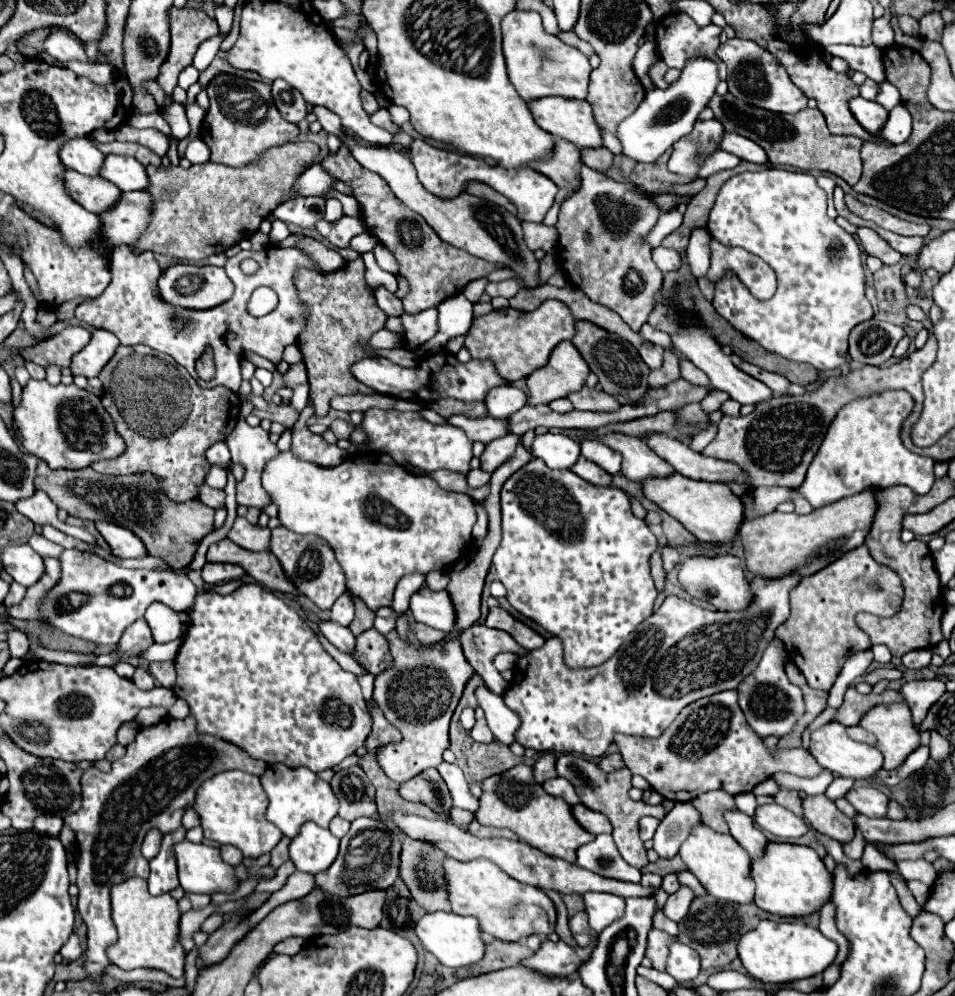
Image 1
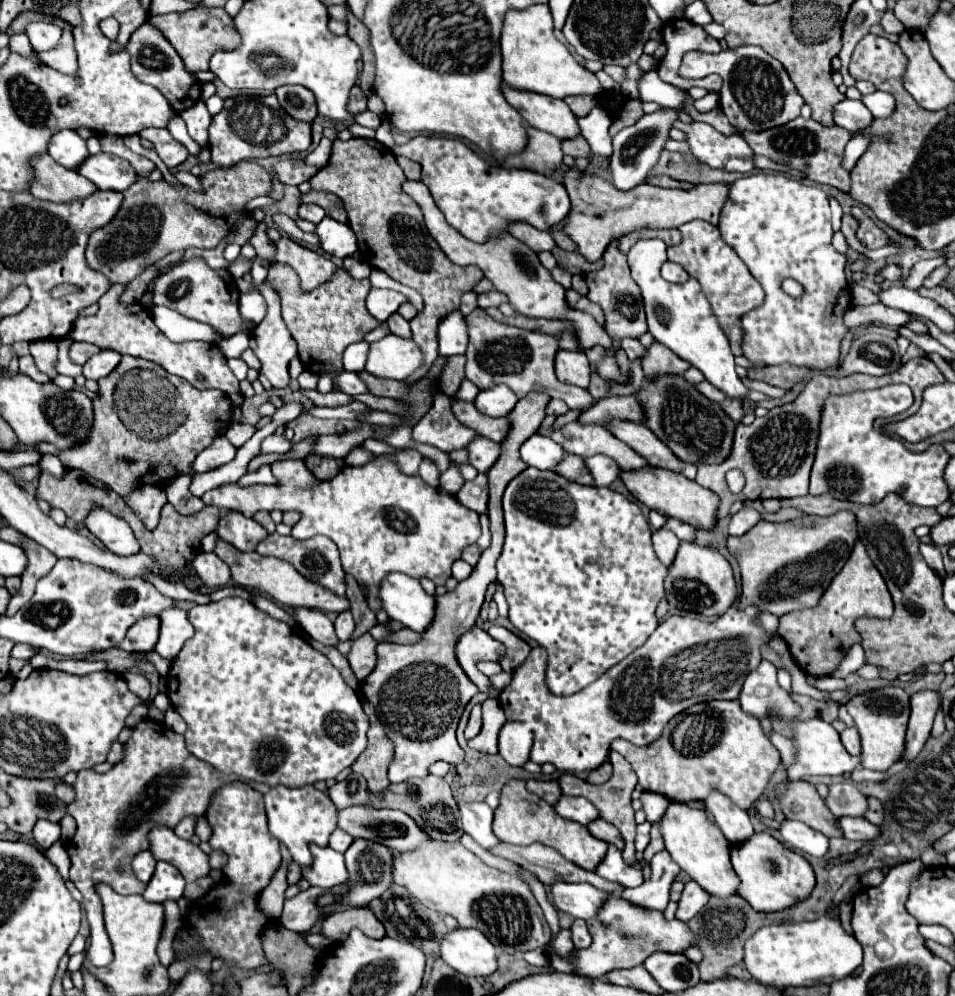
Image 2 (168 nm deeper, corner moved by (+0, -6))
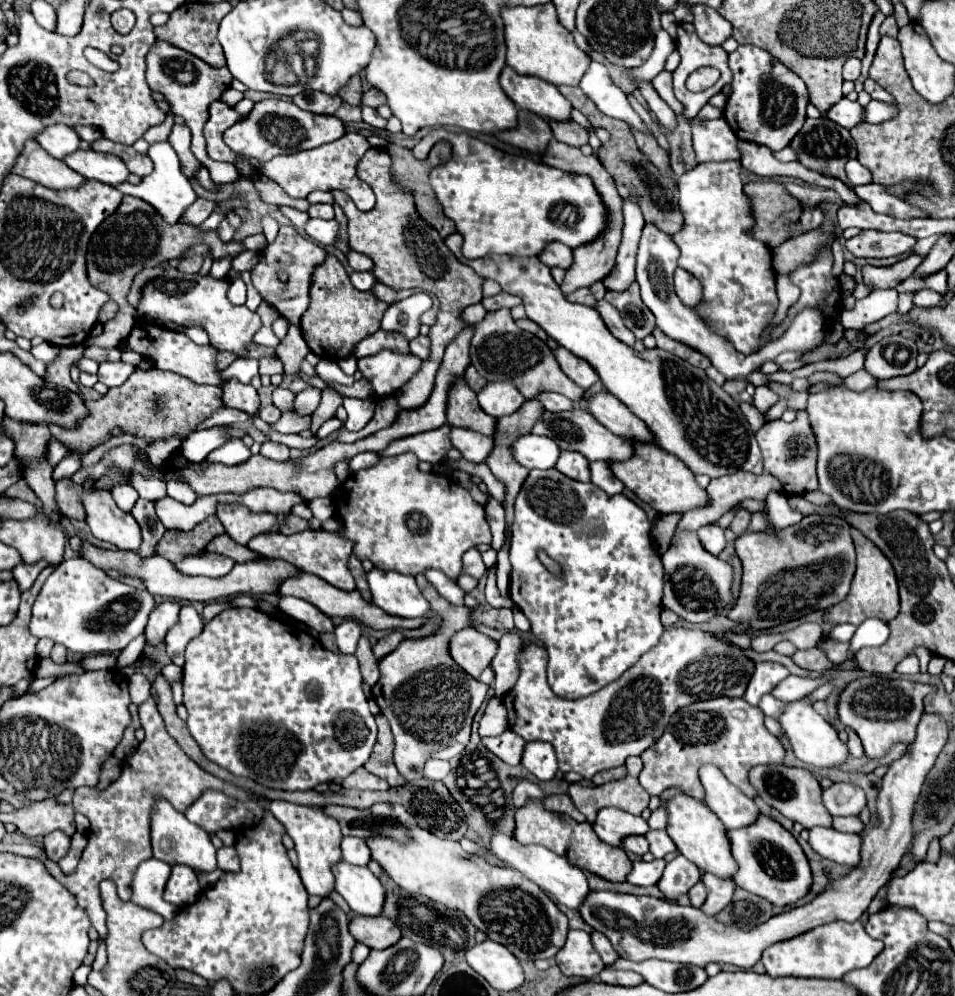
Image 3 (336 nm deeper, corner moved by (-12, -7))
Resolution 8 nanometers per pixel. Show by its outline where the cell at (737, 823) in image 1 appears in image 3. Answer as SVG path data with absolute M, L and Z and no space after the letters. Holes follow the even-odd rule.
M703 766L699 778L707 792L707 806L721 818L727 830L747 828L757 820L759 808L755 806L755 802L743 796L743 792L733 786L717 766Z

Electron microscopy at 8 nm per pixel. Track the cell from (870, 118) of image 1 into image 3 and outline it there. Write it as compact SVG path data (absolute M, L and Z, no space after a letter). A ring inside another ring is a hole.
M843 98L841 102L837 102L829 112L827 118L831 118L833 122L841 124L843 128L851 130L853 126L865 122L865 108L859 102L851 102L847 98Z

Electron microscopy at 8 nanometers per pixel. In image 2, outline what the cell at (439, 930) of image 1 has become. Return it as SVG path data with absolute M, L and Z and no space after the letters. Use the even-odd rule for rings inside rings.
M459 927L441 939L441 959L463 975L489 977L497 971L495 947L477 929Z

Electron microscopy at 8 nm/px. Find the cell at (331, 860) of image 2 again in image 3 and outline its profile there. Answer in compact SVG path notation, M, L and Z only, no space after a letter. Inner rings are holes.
M341 860L331 870L335 874L335 890L353 912L361 916L377 916L381 912L385 888L367 866L353 866Z

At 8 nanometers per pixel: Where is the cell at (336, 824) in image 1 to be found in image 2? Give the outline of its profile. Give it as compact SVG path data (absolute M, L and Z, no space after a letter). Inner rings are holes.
M335 829L335 831L331 833L329 847L335 849L335 851L339 851L339 853L345 853L345 851L351 847L353 841L355 841L355 839L353 839L349 833L345 833L345 831L341 831L341 829Z

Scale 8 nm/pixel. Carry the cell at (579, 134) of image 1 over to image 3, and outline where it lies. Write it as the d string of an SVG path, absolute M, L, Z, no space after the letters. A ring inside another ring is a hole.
M505 66L501 72L501 88L523 110L555 122L571 120L573 106L565 100L559 88L545 84L545 80L537 80L535 76L517 76L513 68Z

